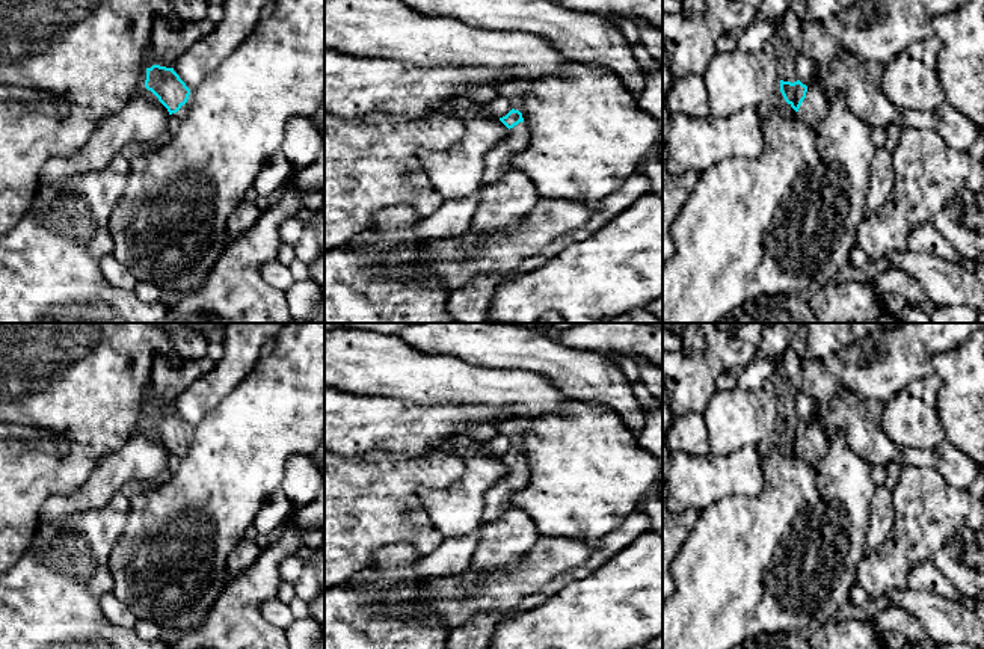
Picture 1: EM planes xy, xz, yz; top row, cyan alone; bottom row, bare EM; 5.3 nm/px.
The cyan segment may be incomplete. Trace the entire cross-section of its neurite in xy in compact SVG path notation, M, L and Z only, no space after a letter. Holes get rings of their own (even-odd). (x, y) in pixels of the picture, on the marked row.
M160 65L146 68L145 88L158 98L158 101L168 109L169 115L175 113L180 118L186 115L190 89L174 68Z

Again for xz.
M512 109L500 121L510 133L486 152L481 186L487 186L500 178L509 169L512 157L530 142L530 130L519 110Z

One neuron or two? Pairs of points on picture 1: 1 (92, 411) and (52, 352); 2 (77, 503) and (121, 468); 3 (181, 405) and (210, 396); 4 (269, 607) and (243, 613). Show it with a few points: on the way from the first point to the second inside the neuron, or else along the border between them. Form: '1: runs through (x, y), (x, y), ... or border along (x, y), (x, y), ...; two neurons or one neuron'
1: runs through (92, 396), (67, 367); one neuron
2: runs through (88, 497), (110, 476); one neuron
3: runs through (189, 405), (202, 396); one neuron
4: border along (266, 599), (261, 605), (261, 613), (284, 631); two neurons

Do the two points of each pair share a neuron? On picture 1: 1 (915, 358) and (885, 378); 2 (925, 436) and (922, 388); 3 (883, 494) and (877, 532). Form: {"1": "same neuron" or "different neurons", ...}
{"1": "same neuron", "2": "same neuron", "3": "same neuron"}

